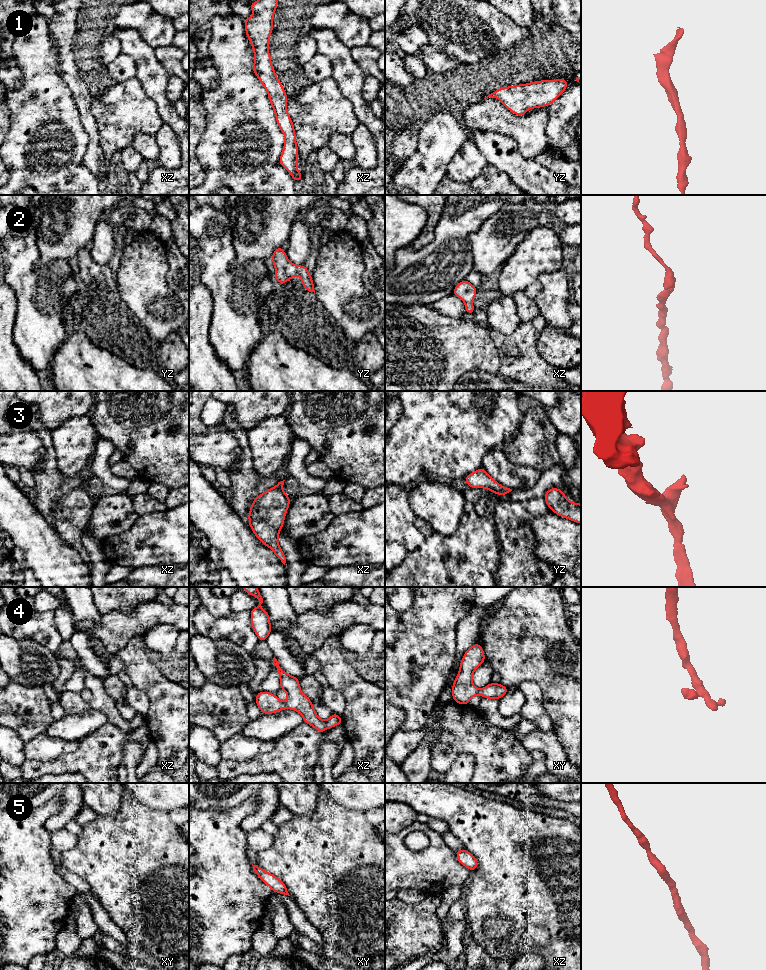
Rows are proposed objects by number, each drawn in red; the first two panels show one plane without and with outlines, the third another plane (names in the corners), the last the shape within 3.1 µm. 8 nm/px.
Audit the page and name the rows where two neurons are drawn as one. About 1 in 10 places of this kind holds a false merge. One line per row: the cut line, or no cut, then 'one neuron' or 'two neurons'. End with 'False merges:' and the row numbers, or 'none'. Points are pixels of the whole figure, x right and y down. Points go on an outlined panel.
1: no cut; one neuron
2: no cut; one neuron
3: no cut; one neuron
4: no cut; one neuron
5: no cut; one neuron
False merges: none

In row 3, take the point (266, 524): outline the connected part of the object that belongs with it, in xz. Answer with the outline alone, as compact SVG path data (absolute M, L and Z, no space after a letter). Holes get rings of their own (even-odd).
M284 481L254 498L248 518L255 536L285 565L286 557L278 545L278 536L290 505L290 498L282 489Z

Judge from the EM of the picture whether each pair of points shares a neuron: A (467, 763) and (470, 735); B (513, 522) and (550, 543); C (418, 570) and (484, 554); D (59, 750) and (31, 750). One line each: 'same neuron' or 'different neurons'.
A: different neurons
B: different neurons
C: same neuron
D: same neuron

